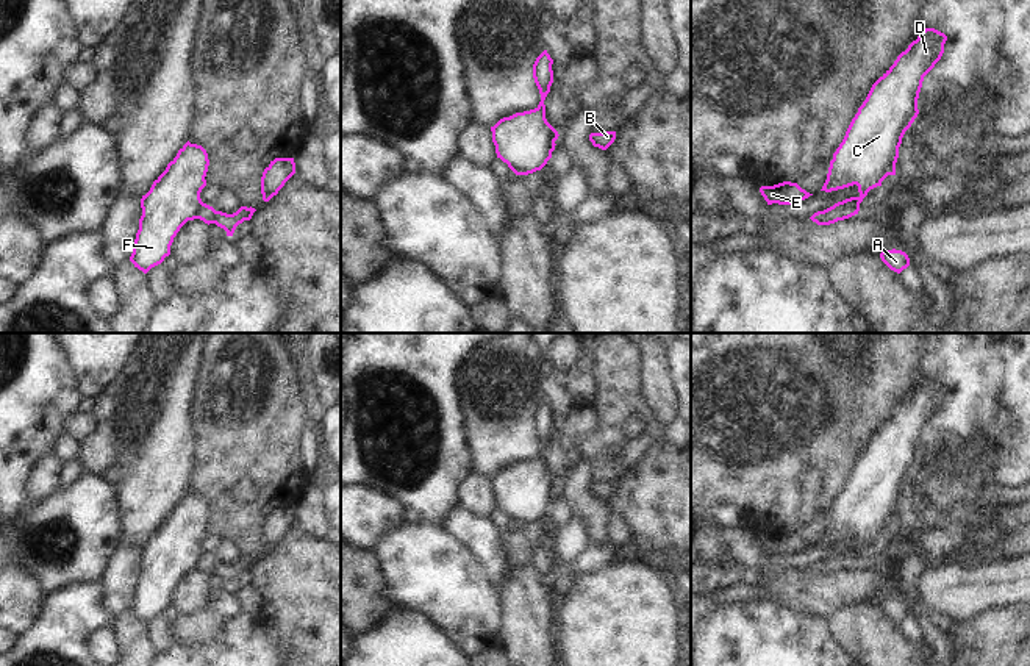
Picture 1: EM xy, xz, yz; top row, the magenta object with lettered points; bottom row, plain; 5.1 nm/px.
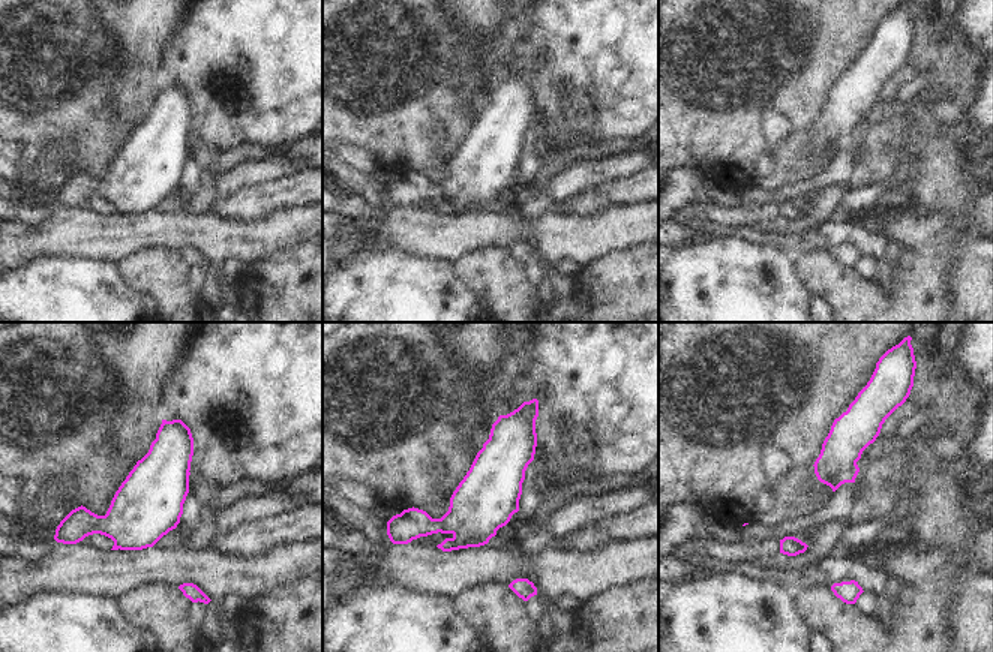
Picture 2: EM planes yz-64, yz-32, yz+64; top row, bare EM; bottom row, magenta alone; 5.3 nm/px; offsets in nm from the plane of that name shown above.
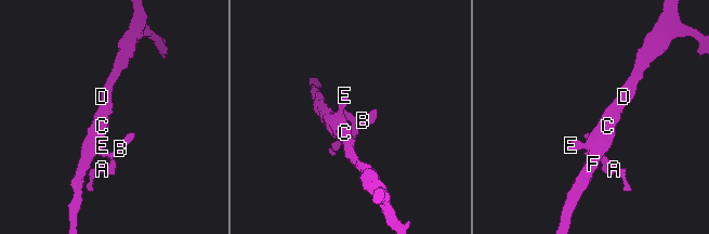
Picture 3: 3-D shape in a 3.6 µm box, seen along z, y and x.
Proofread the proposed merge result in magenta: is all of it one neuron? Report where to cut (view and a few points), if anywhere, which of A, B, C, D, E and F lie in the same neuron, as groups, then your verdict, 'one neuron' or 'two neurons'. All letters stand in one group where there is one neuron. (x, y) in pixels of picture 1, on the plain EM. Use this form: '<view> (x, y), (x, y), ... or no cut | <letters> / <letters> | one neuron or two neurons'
xy (202, 552), (194, 568) | A B / C D E F | two neurons

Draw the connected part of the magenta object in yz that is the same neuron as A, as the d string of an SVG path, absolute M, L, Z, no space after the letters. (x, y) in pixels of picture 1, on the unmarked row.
M888 600L880 603L882 611L894 622L900 624L910 616L910 608L902 600Z

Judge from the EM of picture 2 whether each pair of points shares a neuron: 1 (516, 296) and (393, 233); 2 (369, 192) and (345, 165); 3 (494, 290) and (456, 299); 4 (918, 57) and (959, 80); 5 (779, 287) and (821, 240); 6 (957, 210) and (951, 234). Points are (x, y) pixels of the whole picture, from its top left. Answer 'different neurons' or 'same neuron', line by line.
1: different neurons
2: same neuron
3: different neurons
4: different neurons
5: different neurons
6: different neurons

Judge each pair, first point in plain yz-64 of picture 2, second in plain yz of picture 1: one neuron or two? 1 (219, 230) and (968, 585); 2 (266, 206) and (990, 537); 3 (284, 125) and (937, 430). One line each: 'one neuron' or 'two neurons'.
1: one neuron
2: two neurons
3: one neuron

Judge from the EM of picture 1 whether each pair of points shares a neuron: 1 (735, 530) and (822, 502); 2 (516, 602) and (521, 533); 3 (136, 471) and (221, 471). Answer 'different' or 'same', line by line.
1: different
2: same
3: different

